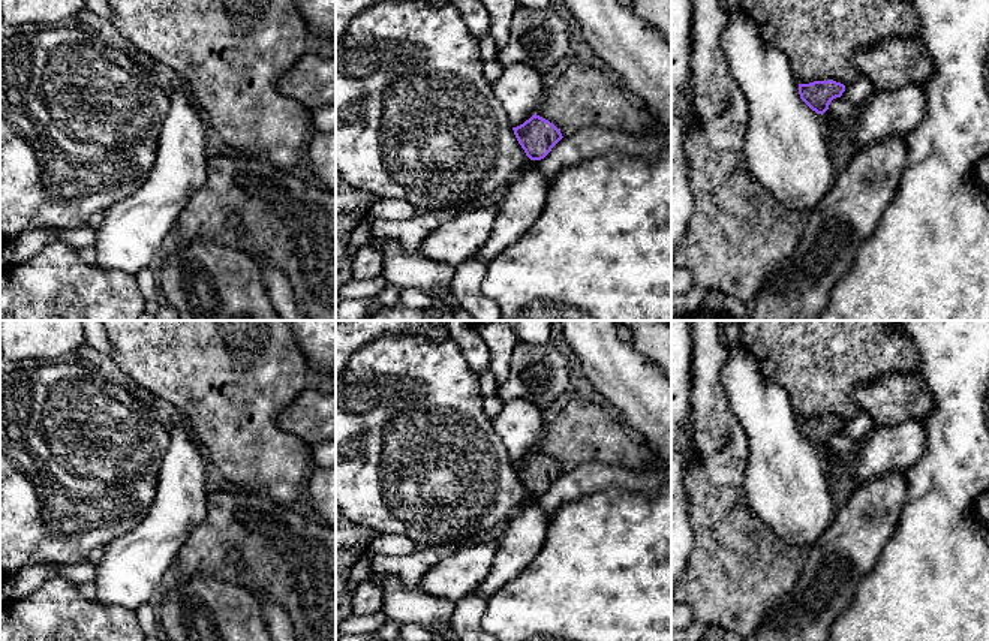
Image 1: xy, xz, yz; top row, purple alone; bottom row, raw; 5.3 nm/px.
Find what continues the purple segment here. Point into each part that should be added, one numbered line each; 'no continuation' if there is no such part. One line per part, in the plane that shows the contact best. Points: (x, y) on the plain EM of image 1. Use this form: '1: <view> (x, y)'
no continuation

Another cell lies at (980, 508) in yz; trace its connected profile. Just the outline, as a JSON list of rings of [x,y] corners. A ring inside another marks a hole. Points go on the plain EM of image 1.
[[[989,490],[976,497],[971,512],[979,523],[989,527]]]

